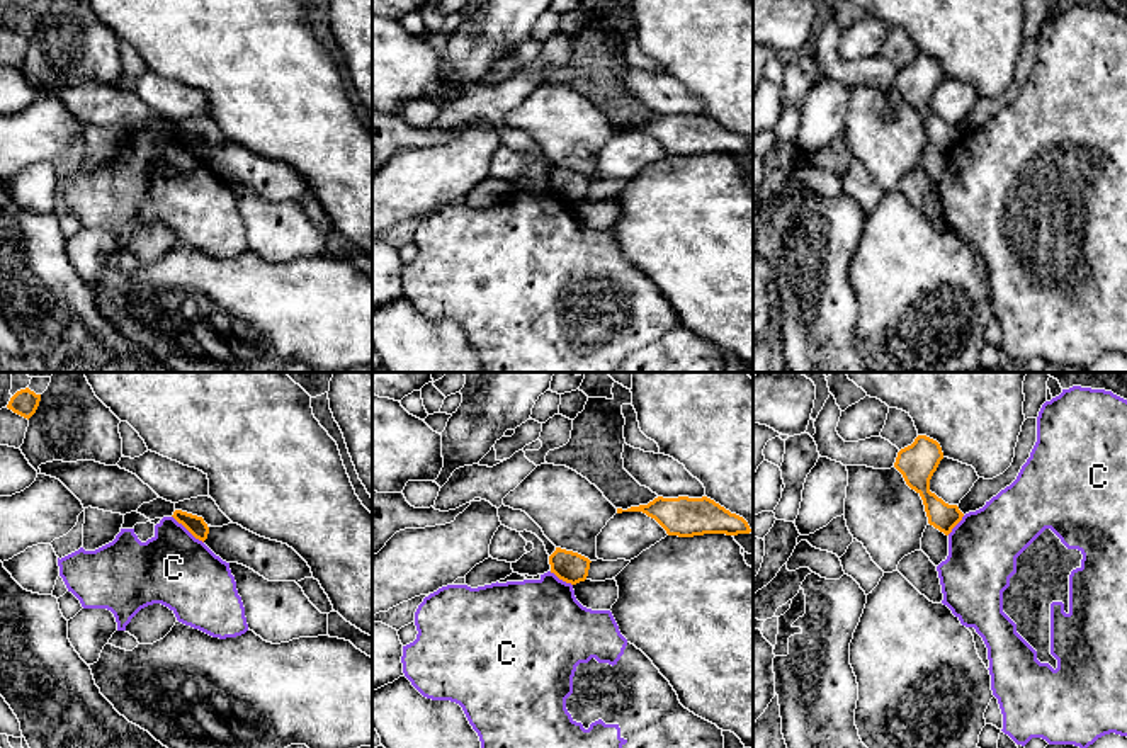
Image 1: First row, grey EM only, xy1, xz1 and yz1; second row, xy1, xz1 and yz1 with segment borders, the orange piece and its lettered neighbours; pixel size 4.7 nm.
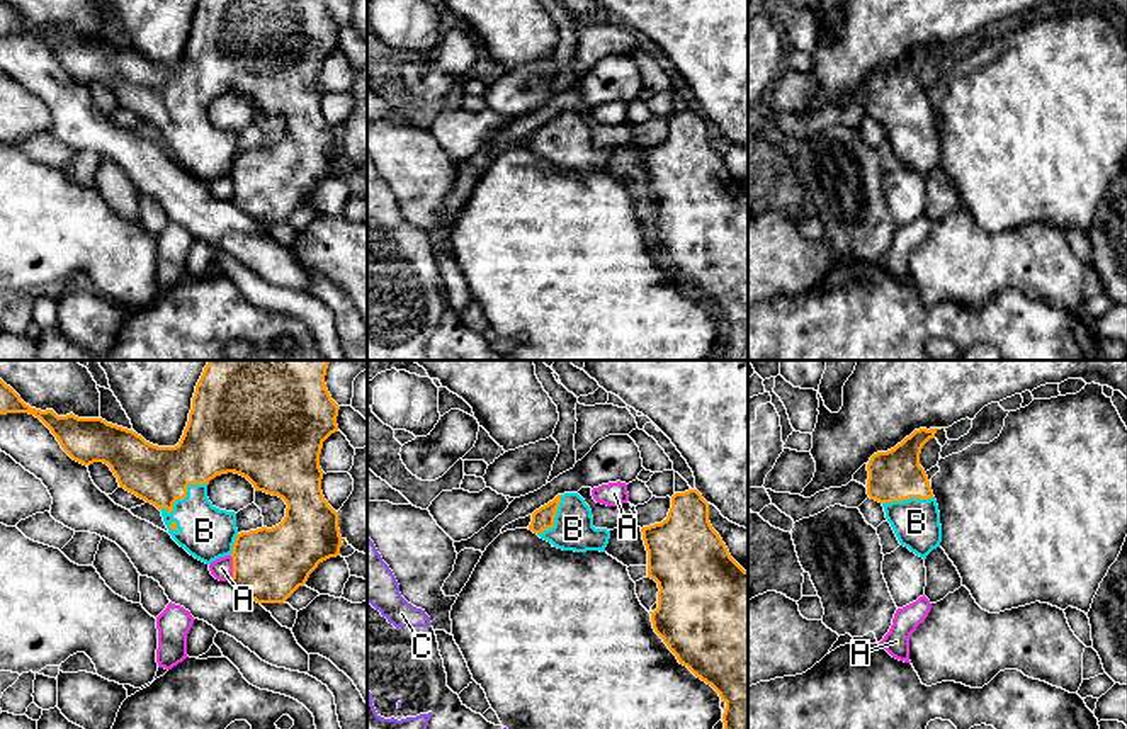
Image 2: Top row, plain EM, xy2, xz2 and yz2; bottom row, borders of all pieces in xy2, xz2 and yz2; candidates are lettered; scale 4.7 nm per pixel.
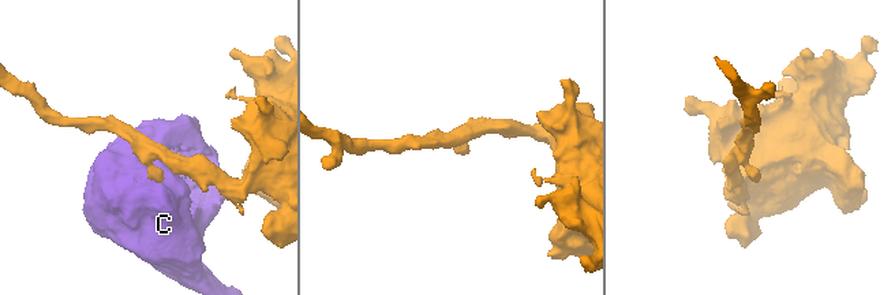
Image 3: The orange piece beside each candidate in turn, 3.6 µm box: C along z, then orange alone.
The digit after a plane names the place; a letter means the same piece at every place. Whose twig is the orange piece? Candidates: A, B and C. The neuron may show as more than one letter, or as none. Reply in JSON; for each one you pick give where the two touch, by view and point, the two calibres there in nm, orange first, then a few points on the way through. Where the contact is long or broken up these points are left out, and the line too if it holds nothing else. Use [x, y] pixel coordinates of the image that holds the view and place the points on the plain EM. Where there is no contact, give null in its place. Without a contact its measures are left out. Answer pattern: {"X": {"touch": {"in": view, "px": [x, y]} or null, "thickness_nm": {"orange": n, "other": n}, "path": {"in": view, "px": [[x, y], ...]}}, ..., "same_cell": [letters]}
{"B": {"touch": {"in": "xy2", "px": [184, 116]}, "thickness_nm": {"orange": 280, "other": 260}}, "same_cell": ["B"]}

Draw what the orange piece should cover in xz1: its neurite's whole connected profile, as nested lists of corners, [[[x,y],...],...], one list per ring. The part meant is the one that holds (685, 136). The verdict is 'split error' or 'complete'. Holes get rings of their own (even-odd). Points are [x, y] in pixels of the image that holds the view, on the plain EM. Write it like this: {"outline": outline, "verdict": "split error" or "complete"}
{"outline": [[[658,116],[648,124],[631,126],[627,129],[617,128],[617,133],[622,131],[643,131],[654,138],[668,155],[678,156],[694,156],[704,153],[738,155],[751,151],[743,136],[731,133],[707,116]]], "verdict": "complete"}

